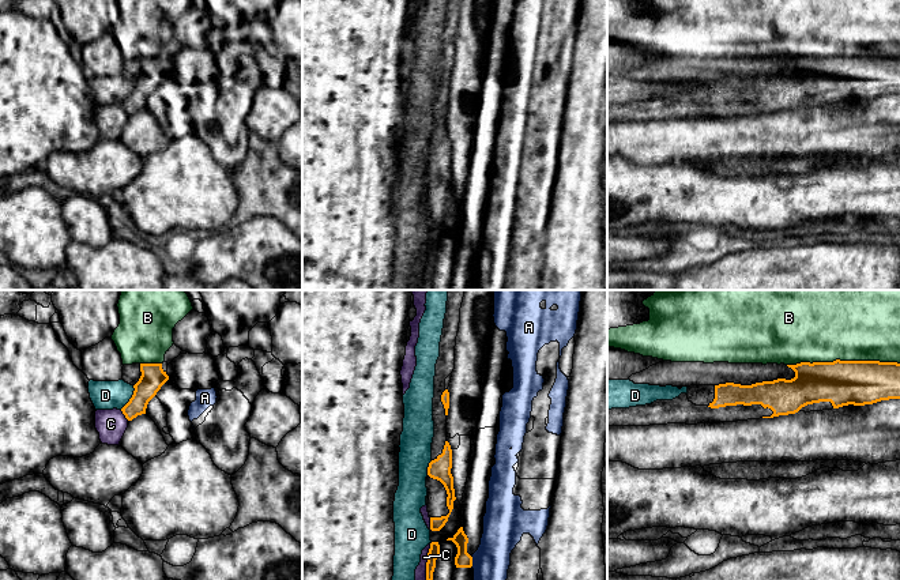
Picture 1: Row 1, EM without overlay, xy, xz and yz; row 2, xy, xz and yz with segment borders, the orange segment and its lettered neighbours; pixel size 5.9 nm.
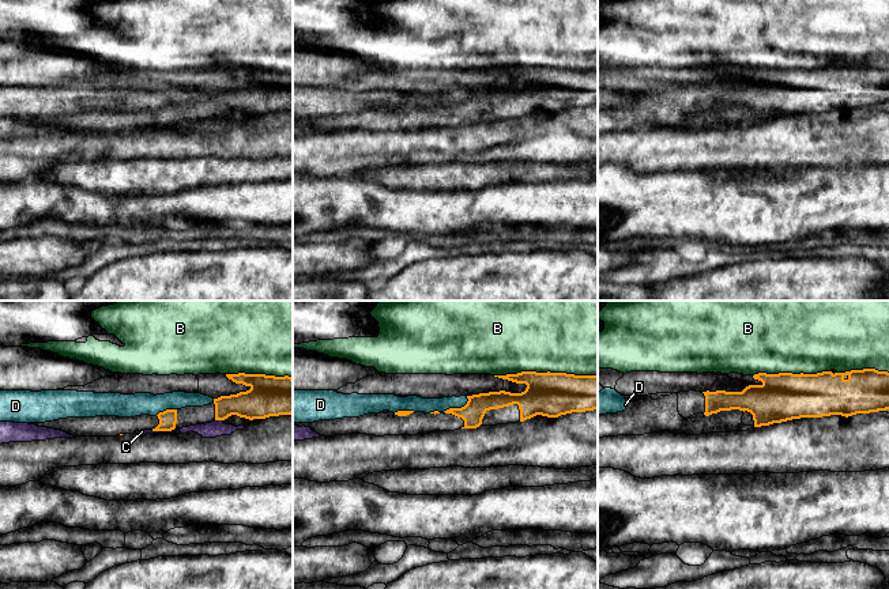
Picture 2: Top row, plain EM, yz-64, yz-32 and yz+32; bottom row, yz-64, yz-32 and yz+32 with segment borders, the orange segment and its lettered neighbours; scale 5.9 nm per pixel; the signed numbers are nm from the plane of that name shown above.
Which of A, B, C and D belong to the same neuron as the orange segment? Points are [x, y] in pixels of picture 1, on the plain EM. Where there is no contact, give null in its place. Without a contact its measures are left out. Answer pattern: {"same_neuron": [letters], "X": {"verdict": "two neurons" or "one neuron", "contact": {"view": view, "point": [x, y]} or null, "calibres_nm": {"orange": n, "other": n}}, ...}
{"same_neuron": [], "A": {"verdict": "two neurons", "contact": {"view": "xz", "point": [471, 256]}, "calibres_nm": {"orange": 100, "other": 220}}, "B": {"verdict": "two neurons", "contact": {"view": "yz", "point": [843, 56]}, "calibres_nm": {"orange": 260, "other": 340}}, "C": {"verdict": "two neurons", "contact": {"view": "xz", "point": [426, 263]}, "calibres_nm": {"orange": 70, "other": 60}}, "D": {"verdict": "two neurons", "contact": {"view": "xy", "point": [131, 93]}, "calibres_nm": {"orange": 150, "other": 180}}}

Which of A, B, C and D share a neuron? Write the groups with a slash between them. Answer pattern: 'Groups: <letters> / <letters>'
Groups: A / B / C / D

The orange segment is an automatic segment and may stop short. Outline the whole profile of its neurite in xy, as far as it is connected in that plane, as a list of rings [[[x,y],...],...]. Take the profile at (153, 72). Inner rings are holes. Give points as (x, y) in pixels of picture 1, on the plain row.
[[[140,59],[142,71],[133,80],[135,86],[129,97],[121,103],[128,116],[146,109],[148,97],[157,90],[161,82],[169,75],[162,59]]]

